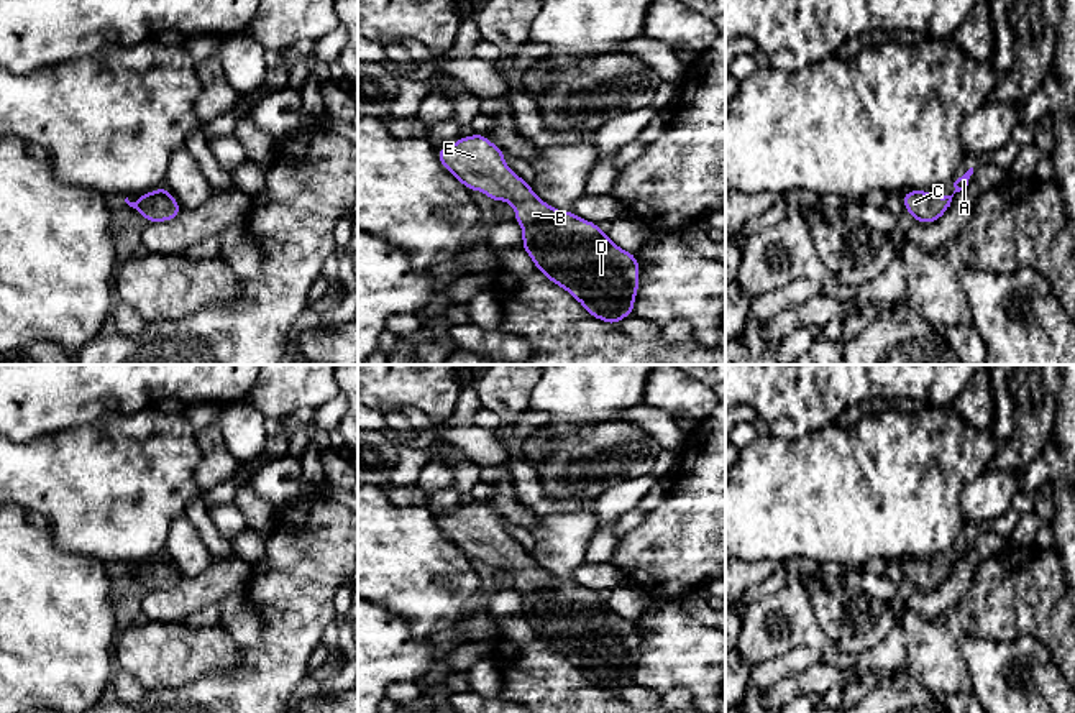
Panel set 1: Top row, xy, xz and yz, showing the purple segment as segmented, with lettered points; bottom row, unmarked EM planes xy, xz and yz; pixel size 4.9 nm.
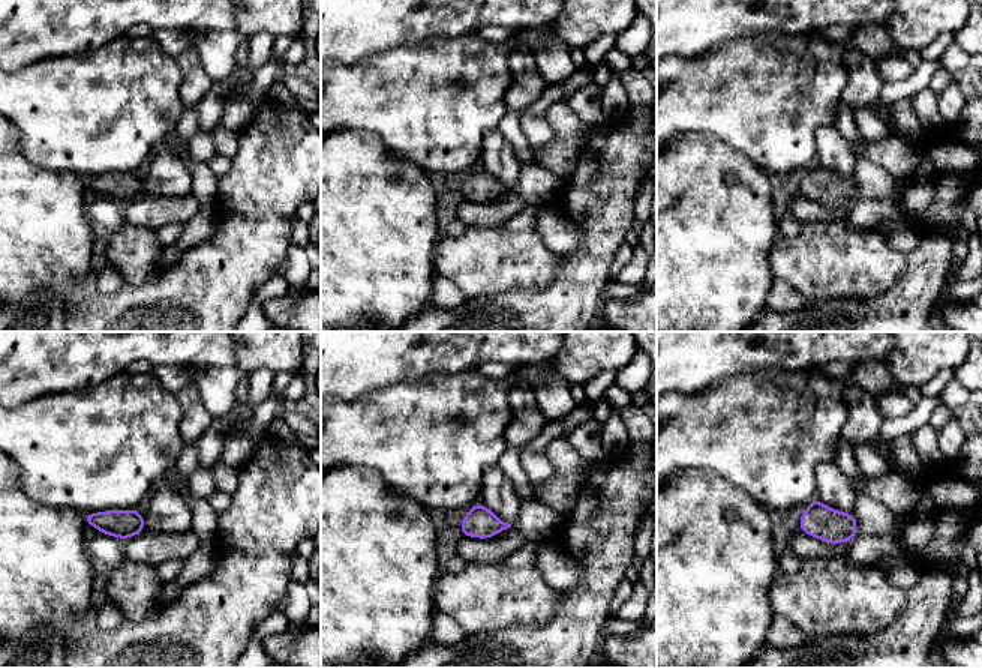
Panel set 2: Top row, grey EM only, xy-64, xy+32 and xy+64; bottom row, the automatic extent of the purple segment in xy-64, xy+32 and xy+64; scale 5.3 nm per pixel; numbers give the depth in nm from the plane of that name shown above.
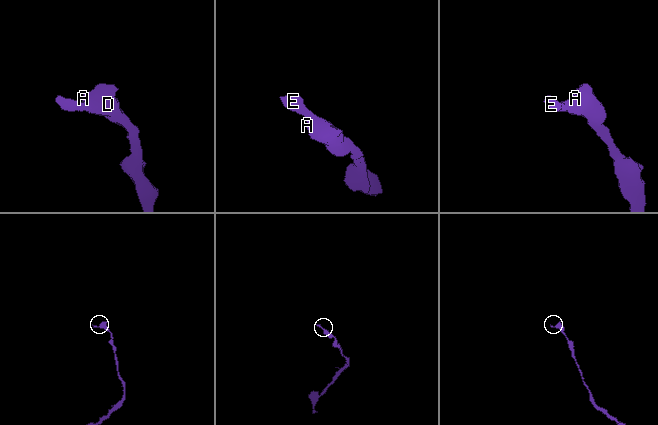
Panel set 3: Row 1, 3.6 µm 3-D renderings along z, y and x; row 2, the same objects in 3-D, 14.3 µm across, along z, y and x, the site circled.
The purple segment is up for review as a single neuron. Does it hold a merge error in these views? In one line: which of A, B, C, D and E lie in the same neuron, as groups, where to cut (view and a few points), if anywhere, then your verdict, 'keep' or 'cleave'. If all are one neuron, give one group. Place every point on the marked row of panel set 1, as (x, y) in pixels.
A B C D E | no cut | keep

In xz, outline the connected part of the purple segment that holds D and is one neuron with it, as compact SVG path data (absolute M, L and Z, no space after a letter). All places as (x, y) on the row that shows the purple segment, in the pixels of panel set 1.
M486 135L460 136L455 145L437 150L437 156L441 166L469 191L484 192L492 202L504 200L514 207L515 222L524 232L522 248L537 269L581 302L591 317L615 325L634 314L640 264L634 253L617 246L597 223L571 210L553 209L538 199L532 186L505 164L504 150Z

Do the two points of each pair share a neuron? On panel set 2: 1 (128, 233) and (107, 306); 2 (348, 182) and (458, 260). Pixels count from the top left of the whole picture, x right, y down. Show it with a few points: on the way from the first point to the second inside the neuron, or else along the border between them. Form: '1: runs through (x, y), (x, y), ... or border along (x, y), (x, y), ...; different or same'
1: border along (159, 275), (141, 284), (125, 282); different
2: border along (440, 237), (434, 249), (435, 273); different

